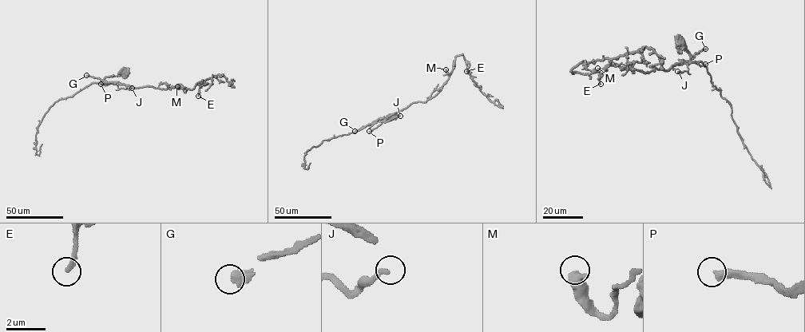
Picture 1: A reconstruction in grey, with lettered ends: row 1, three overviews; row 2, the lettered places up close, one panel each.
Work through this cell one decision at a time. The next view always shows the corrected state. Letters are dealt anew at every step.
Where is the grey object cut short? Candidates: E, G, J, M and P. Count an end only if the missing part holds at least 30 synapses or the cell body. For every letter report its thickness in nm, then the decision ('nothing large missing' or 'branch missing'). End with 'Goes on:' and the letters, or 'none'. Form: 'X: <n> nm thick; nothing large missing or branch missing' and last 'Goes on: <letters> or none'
E: 280 nm thick; nothing large missing
G: 500 nm thick; branch missing
J: 220 nm thick; nothing large missing
M: 400 nm thick; nothing large missing
P: 300 nm thick; branch missing
Goes on: G, P

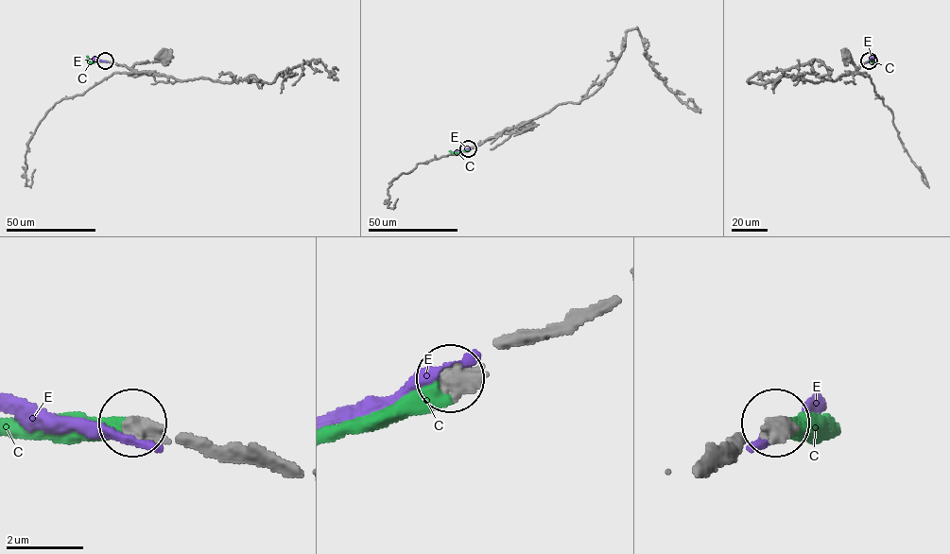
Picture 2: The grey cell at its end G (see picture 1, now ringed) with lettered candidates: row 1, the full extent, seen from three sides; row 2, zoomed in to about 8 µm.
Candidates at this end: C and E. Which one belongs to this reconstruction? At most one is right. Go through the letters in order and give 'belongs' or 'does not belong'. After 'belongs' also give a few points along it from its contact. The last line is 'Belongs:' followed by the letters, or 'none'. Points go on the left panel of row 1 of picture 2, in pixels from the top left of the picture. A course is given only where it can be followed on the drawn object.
C: belongs | via (105, 60), (91, 62), (87, 56)
E: does not belong
Belongs: C

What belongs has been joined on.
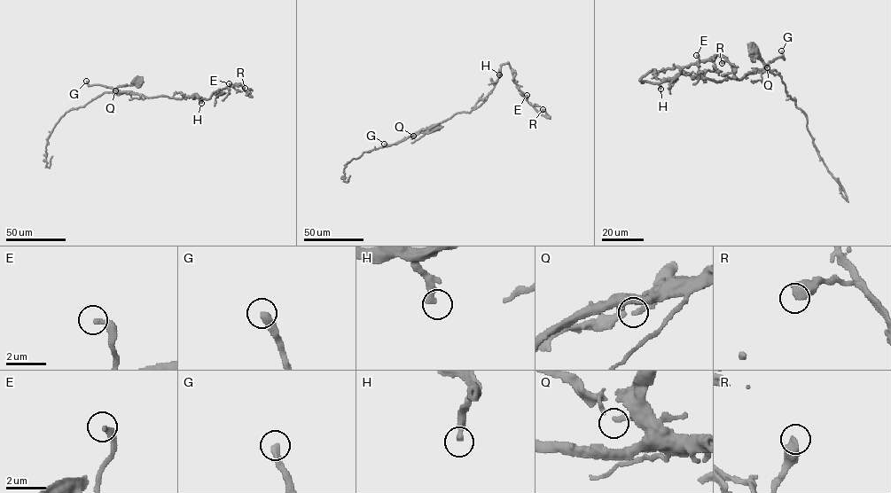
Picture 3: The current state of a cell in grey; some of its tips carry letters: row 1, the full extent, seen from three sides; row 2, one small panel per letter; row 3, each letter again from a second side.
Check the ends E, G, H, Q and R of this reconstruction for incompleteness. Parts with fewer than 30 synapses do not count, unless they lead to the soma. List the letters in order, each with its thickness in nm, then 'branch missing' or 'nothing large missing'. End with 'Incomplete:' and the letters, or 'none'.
E: calibre 260 nm; nothing large missing
G: calibre 360 nm; branch missing
H: calibre 320 nm; nothing large missing
Q: calibre 180 nm; nothing large missing
R: calibre 550 nm; nothing large missing
Incomplete: G

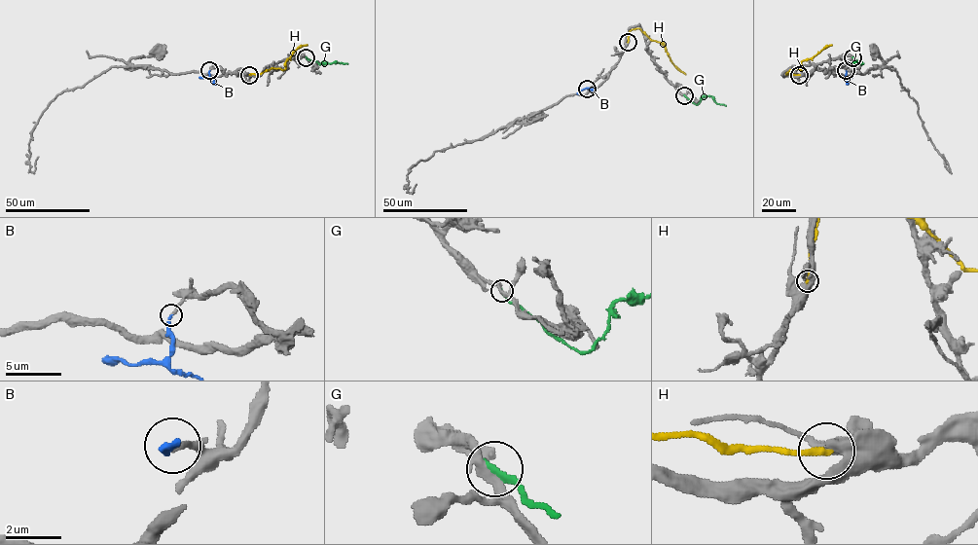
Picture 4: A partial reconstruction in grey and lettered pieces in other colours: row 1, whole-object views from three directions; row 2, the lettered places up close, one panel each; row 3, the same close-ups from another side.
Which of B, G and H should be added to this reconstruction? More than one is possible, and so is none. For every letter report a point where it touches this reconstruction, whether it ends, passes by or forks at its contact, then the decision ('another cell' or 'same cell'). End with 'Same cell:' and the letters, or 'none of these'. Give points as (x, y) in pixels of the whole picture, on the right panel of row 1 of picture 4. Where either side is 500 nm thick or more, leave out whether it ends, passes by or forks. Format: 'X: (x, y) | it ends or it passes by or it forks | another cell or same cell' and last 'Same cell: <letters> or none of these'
B: (846, 70) | it ends | same cell
G: (852, 57) | it ends | another cell
H: (799, 75) | another cell
Same cell: B

